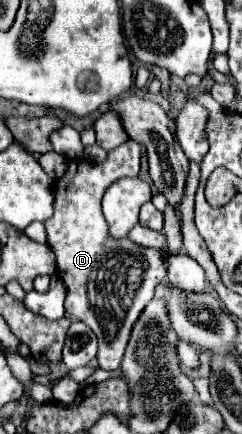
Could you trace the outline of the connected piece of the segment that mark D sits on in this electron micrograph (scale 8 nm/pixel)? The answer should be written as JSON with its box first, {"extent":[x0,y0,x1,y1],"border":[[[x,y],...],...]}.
{"extent":[44,140,168,370],"border":[[[134,140],[124,142],[122,146],[108,152],[108,158],[104,162],[92,162],[88,158],[70,160],[66,174],[56,182],[56,198],[54,198],[54,216],[44,222],[46,226],[46,242],[56,254],[56,268],[58,276],[66,284],[66,302],[64,308],[70,316],[78,318],[80,322],[88,324],[92,332],[98,338],[98,366],[104,370],[118,370],[122,364],[124,348],[128,344],[128,336],[132,332],[132,324],[140,318],[140,312],[144,310],[144,304],[152,300],[154,288],[160,284],[160,280],[168,278],[164,256],[162,252],[156,252],[156,248],[140,248],[138,244],[132,244],[132,240],[116,240],[114,236],[108,236],[108,224],[102,216],[102,194],[104,190],[124,176],[138,176],[140,172],[140,144]]]}

